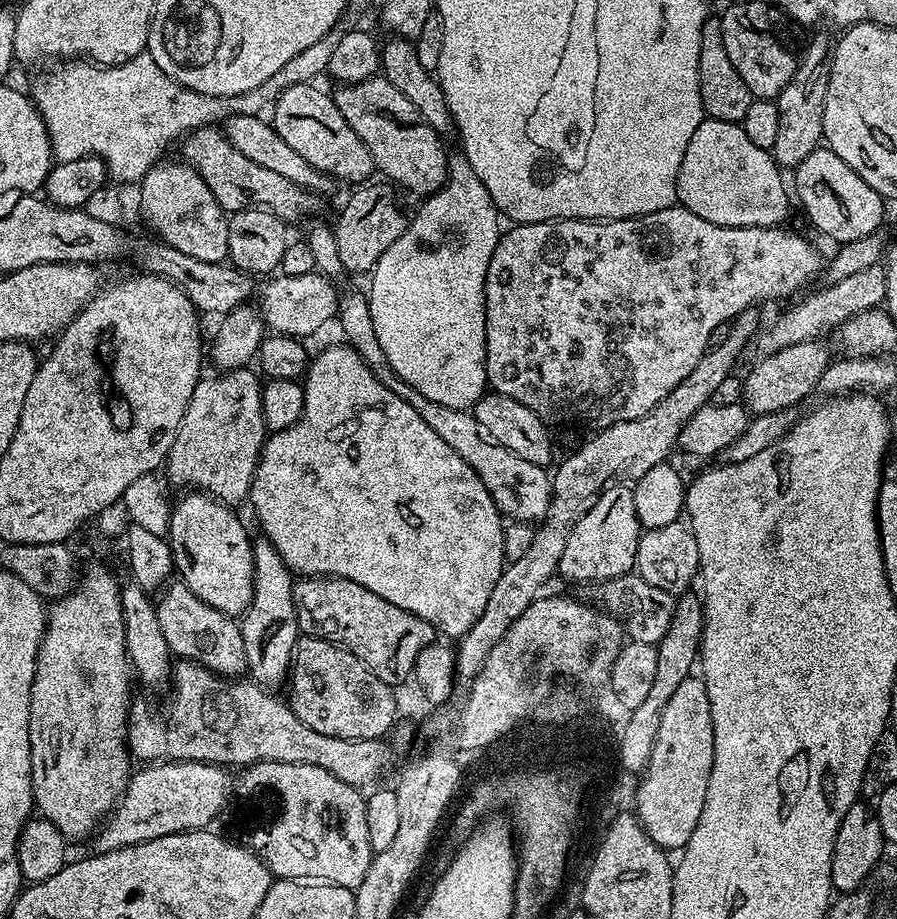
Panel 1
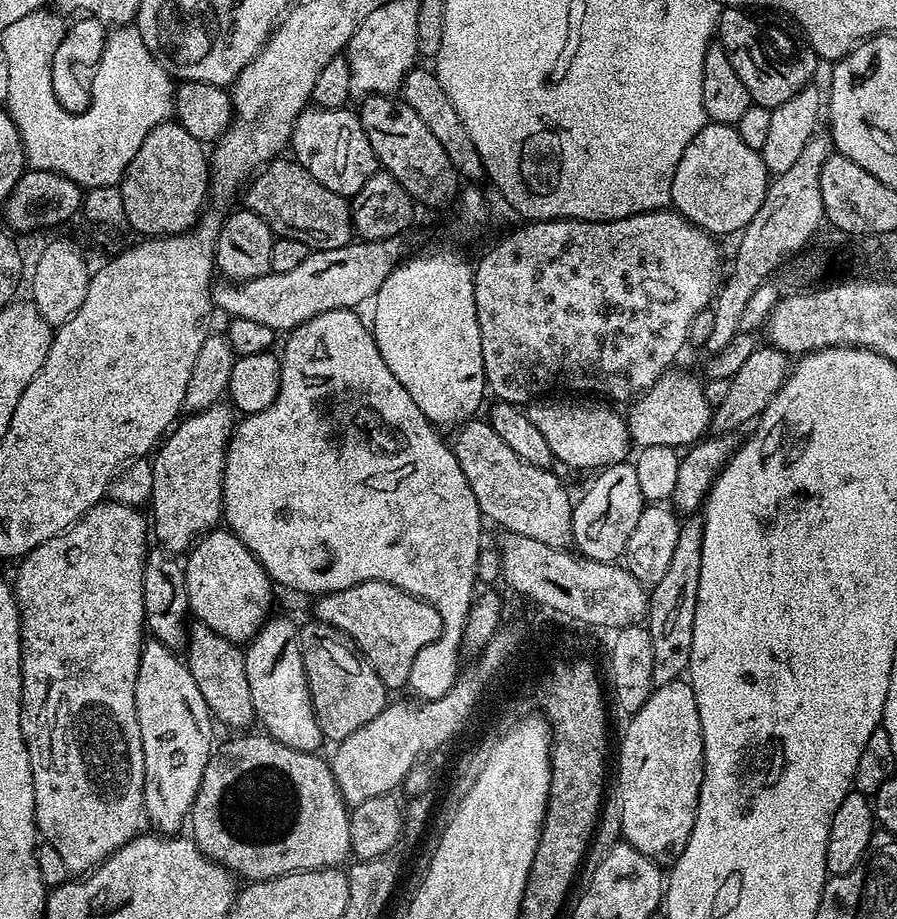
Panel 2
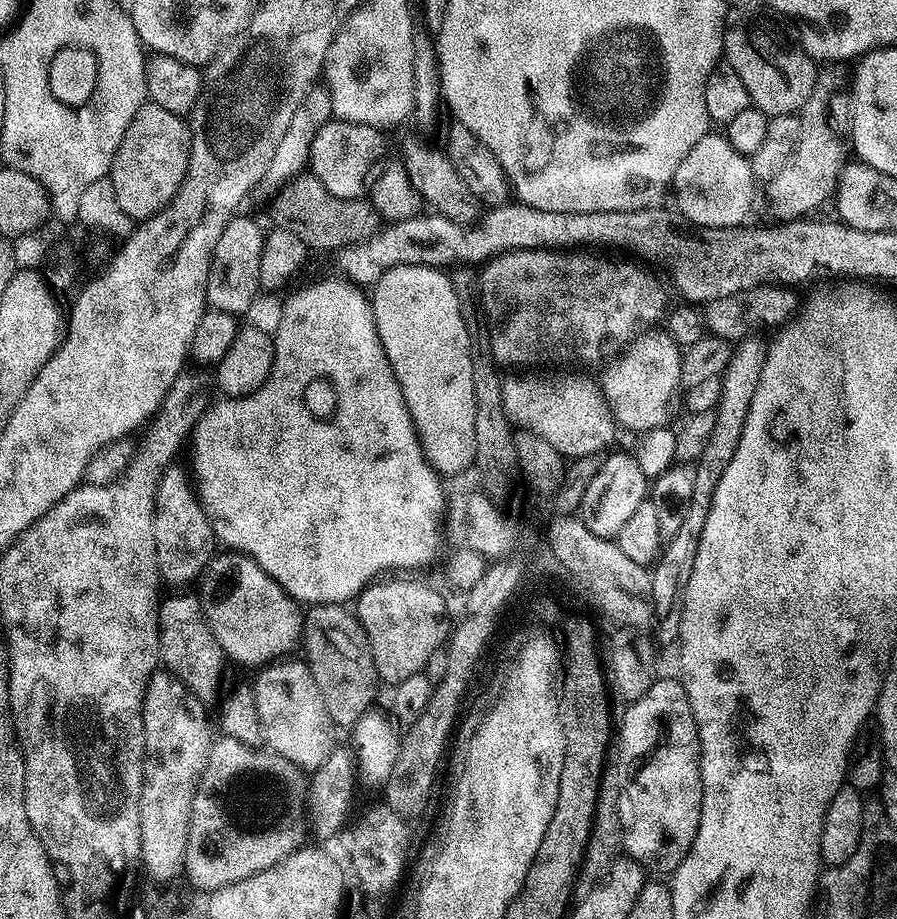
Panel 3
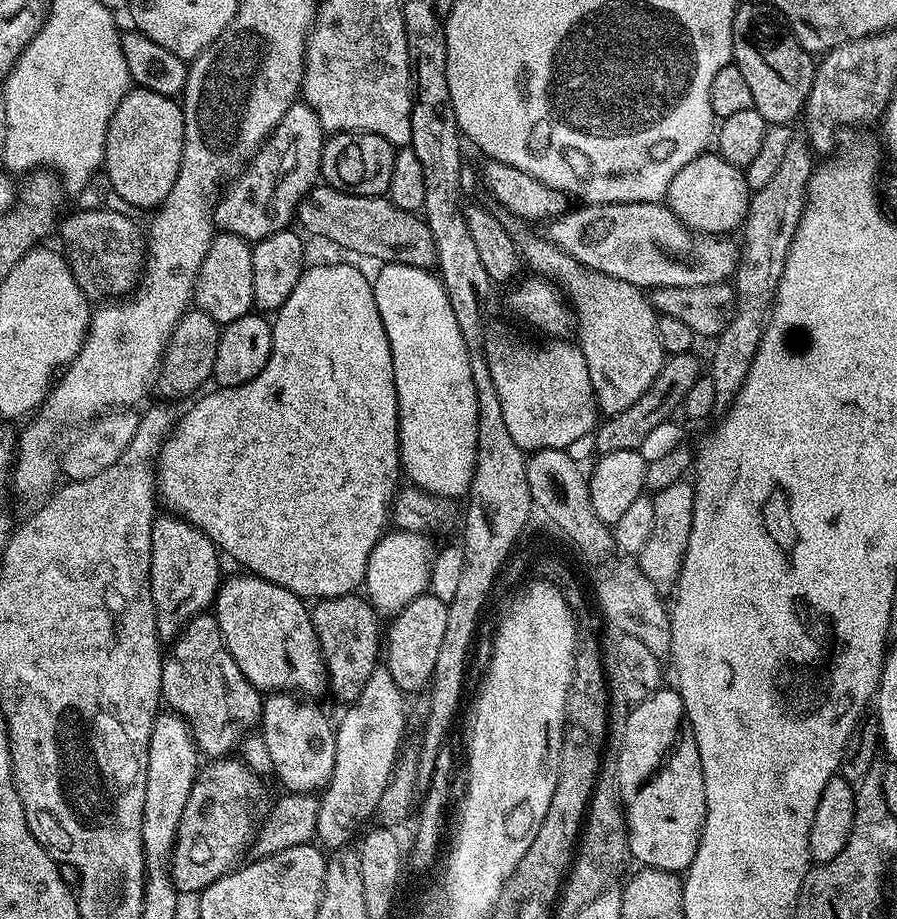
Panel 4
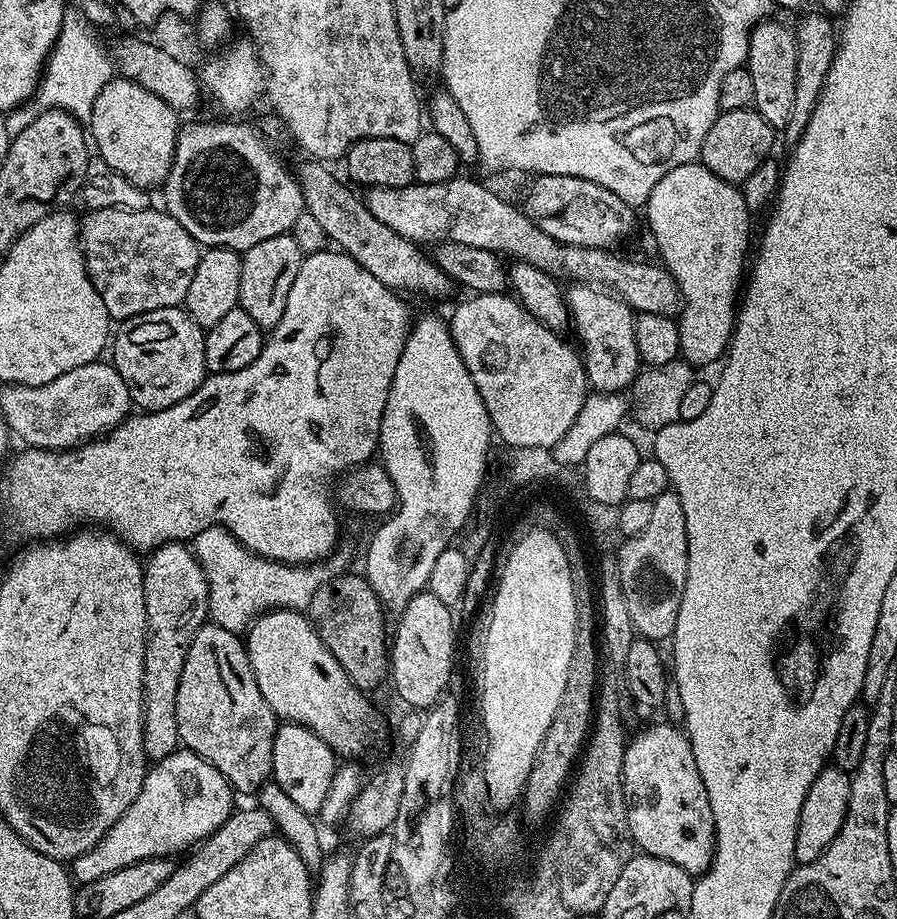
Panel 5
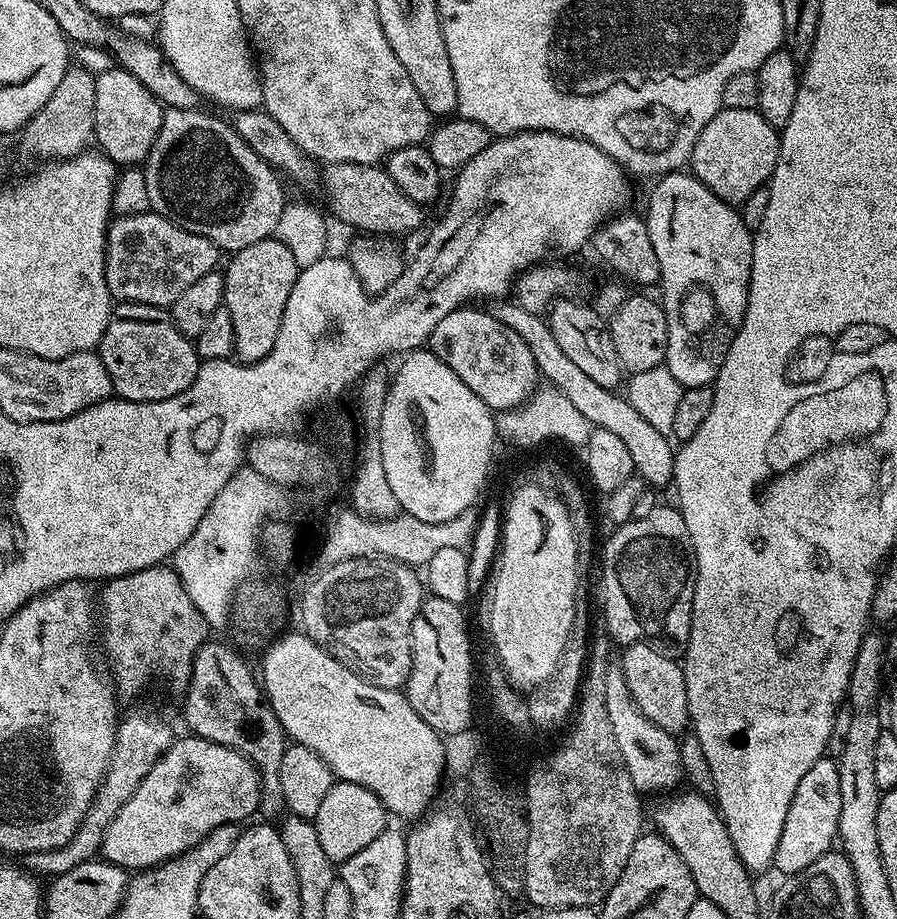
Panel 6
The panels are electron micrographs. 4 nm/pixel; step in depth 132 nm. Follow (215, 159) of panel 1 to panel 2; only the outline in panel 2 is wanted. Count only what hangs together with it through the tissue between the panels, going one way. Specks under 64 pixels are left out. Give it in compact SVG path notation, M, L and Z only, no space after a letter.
M277 158L264 165L252 177L243 193L243 207L265 220L276 236L298 238L298 242L310 250L338 250L353 243L351 203L334 194L334 190L326 190L326 186L322 186L322 182L318 182L318 178L314 178L314 174L307 172L295 159L284 159Z

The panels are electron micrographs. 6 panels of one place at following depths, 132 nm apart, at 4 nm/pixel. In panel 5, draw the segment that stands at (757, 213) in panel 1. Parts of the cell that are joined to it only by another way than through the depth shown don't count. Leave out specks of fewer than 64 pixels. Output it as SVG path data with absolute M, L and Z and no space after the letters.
M693 162L683 164L658 182L650 194L646 205L648 211L648 228L656 239L656 248L660 251L659 259L668 273L676 279L680 291L680 356L689 364L712 364L723 357L732 341L736 326L738 297L746 280L744 259L749 259L748 239L752 236L752 220L744 193L739 187L714 174L704 164Z

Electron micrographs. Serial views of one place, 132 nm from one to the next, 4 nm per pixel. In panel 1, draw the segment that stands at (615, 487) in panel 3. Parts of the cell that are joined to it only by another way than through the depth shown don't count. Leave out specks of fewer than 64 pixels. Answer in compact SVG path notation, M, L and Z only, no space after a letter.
M612 482L596 497L586 514L568 535L566 550L562 550L559 575L568 580L599 582L629 575L636 566L636 547L642 527L635 509L634 492L627 483Z

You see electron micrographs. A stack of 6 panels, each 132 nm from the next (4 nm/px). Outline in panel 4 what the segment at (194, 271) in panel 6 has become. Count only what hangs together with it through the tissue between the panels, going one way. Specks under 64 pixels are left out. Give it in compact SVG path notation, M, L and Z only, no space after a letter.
M80 208L75 211L63 217L58 236L62 238L61 249L74 274L76 285L88 299L100 300L96 302L118 300L126 293L129 295L137 287L144 266L144 236L137 221L104 208L88 211Z

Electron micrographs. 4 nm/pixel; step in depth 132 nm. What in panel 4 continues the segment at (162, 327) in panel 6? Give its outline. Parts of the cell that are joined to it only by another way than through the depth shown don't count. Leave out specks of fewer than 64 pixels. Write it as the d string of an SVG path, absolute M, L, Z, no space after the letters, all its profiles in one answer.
M199 310L185 312L183 318L176 323L164 347L164 355L160 359L154 381L155 391L160 391L165 396L161 396L165 401L173 402L172 400L180 400L191 392L199 393L205 387L203 384L212 380L220 330L221 325L216 324L210 314Z

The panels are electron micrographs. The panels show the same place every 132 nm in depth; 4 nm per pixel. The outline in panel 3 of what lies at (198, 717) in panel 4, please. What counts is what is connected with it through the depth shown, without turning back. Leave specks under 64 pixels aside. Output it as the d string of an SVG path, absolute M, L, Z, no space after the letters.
M199 595L172 596L160 606L160 658L163 667L175 676L181 684L188 687L193 696L202 702L209 702L220 688L220 679L224 676L226 657L218 638L204 617L204 608L200 605Z

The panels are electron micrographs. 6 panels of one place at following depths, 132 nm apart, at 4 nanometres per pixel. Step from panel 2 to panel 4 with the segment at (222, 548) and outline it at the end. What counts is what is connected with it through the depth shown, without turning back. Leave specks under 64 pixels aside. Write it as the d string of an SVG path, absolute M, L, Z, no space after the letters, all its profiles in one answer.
M240 574L233 580L225 579L220 585L214 601L214 615L220 623L220 633L234 658L238 670L254 687L264 694L290 692L303 694L308 698L320 698L328 688L328 669L324 666L324 656L320 652L320 643L312 625L312 614L301 597L261 576Z

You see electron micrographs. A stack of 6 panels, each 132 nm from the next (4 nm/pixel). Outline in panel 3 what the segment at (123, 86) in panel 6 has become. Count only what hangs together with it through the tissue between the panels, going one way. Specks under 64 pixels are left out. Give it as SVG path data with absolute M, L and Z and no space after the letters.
M146 102L134 114L116 151L110 179L122 210L134 222L143 222L160 212L174 198L188 169L192 134L185 117L170 114L162 106Z

